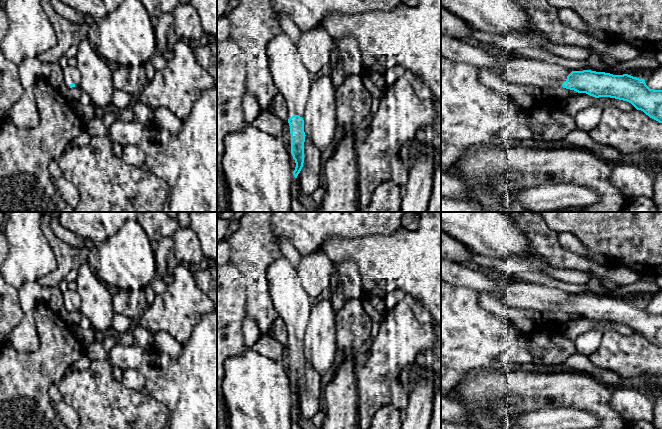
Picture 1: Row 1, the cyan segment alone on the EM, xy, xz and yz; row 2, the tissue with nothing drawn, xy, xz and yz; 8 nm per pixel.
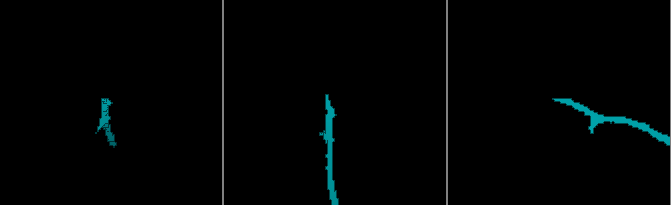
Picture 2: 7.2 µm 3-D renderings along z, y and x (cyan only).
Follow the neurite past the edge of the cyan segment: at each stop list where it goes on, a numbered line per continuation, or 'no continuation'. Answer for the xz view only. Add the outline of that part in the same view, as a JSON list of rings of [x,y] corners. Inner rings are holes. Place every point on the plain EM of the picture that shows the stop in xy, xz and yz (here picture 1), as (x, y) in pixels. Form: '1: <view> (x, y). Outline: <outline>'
1: xz (293, 304). Outline: [[[281,256],[269,267],[266,278],[273,305],[278,312],[279,317],[286,324],[288,343],[294,339],[299,339],[303,342],[314,300],[301,285],[295,267],[284,256]]]

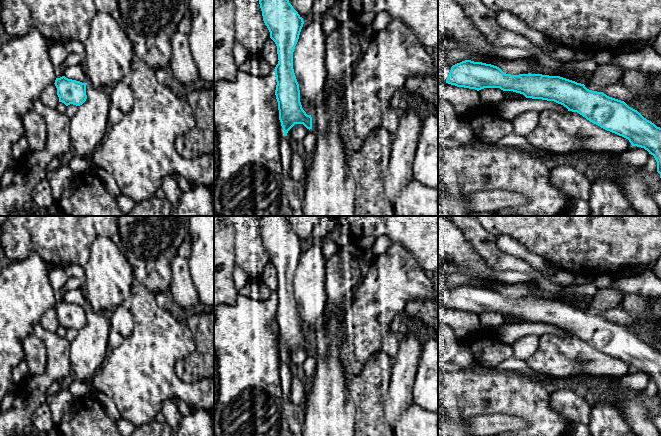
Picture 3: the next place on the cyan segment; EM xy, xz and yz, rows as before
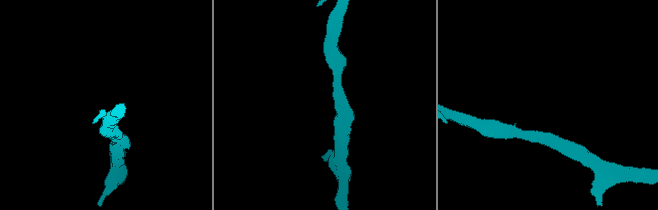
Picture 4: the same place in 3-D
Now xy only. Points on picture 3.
no continuation

